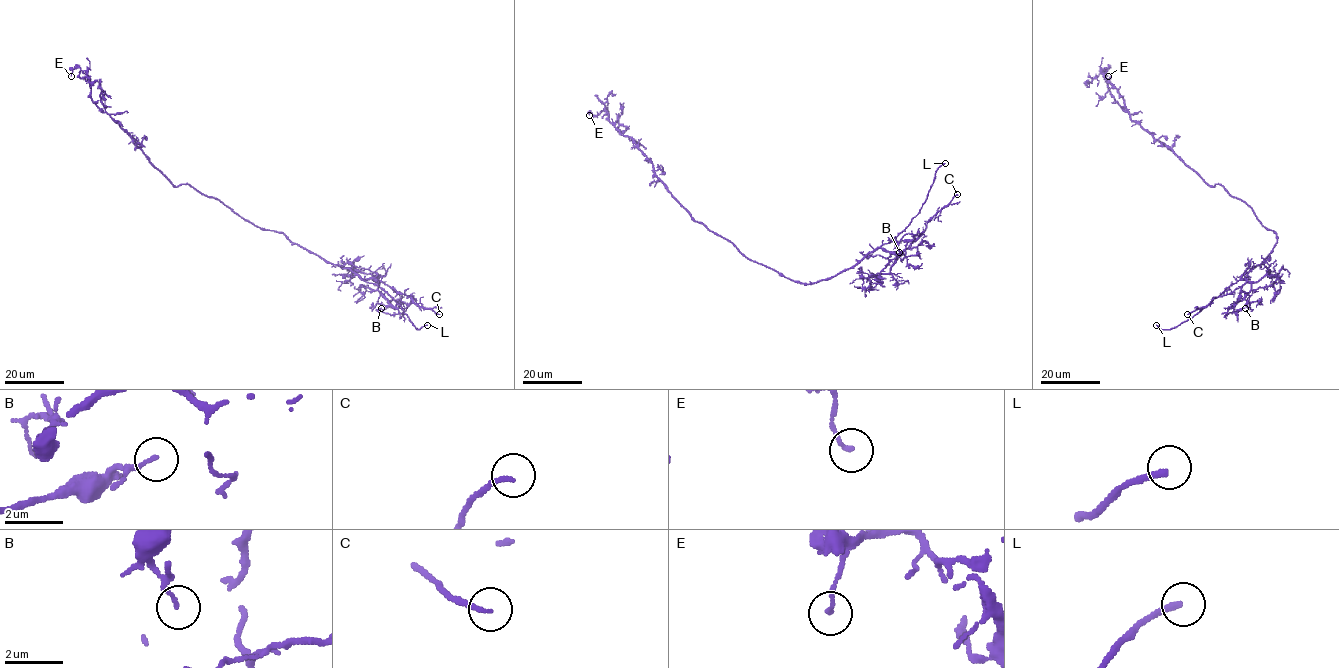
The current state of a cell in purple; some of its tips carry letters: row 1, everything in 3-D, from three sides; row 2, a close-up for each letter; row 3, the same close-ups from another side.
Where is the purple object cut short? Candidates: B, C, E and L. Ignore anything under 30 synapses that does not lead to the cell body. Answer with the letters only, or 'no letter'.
L

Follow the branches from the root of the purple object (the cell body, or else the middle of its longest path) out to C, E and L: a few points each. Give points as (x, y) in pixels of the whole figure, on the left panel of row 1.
C: (234, 212), (261, 228), (282, 232), (291, 242), (349, 268), (362, 279), (382, 281), (439, 314)
E: (234, 212), (188, 184), (175, 186), (93, 101), (87, 74), (75, 68), (71, 76)
L: (234, 212), (261, 228), (280, 232), (291, 242), (377, 284), (417, 329), (427, 325)

